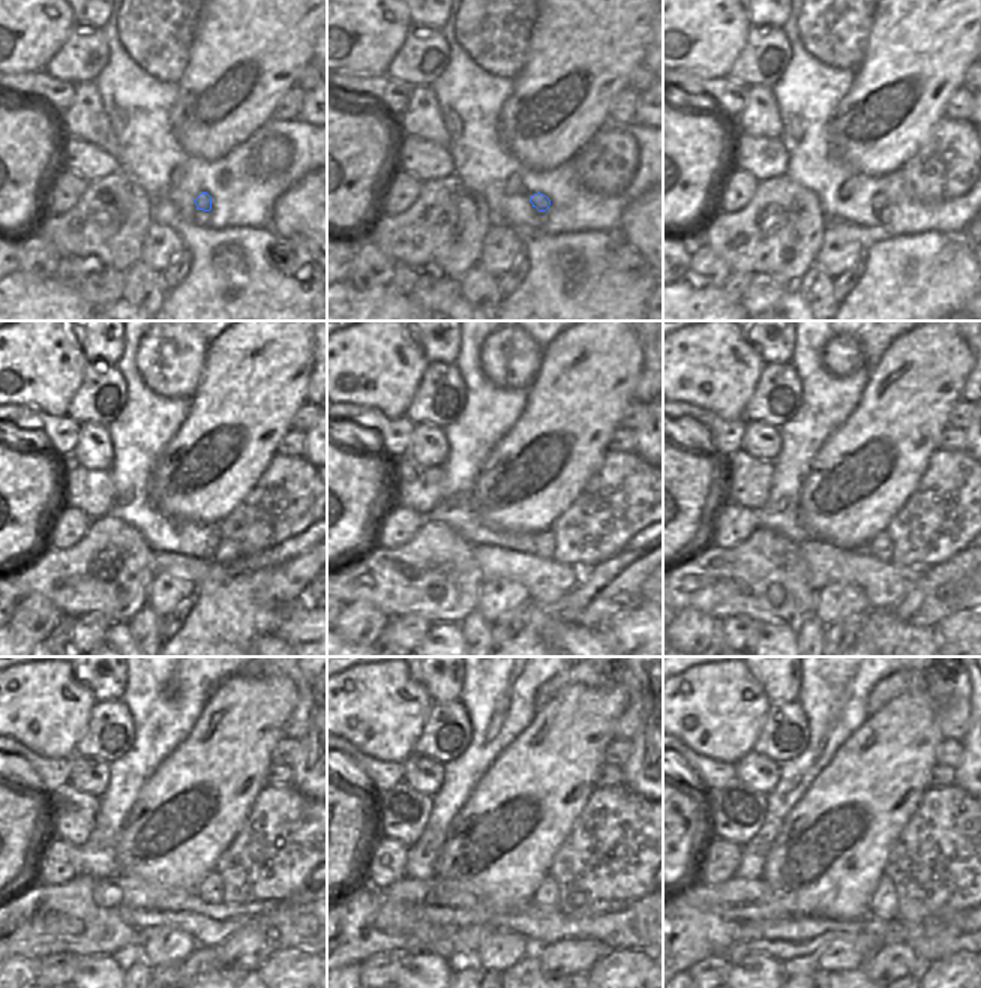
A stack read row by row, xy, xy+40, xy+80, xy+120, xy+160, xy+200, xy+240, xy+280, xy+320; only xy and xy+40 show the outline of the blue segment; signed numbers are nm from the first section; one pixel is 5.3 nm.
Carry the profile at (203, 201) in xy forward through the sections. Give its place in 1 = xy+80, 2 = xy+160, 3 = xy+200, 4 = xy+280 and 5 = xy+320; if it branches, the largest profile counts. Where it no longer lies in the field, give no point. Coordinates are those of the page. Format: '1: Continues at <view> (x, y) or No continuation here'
1: Continues at xy+80 (878, 201)
2: Continues at xy+160 (545, 543)
3: Continues at xy+200 (881, 547)
4: Continues at xy+280 (548, 892)
5: Continues at xy+320 (884, 906)

